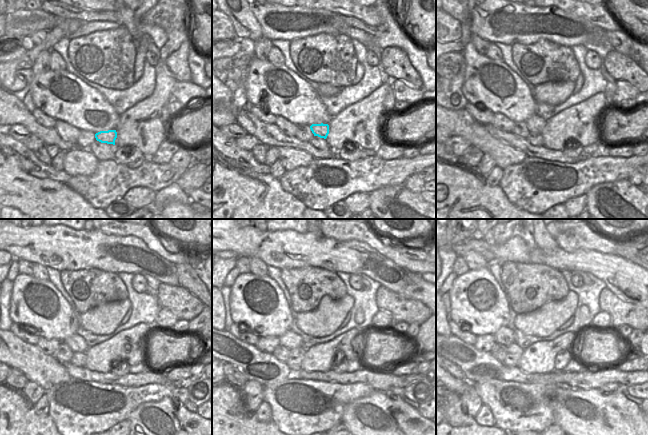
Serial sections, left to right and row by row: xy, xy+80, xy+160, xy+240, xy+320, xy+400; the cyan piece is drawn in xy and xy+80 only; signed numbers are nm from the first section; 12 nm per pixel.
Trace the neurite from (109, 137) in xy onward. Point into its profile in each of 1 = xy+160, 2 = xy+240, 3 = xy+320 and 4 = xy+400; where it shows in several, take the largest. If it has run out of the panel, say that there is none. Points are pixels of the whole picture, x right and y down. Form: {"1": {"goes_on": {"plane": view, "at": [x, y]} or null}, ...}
{"1": {"goes_on": {"plane": "xy+160", "at": [535, 123]}}, "2": {"goes_on": {"plane": "xy+240", "at": [77, 344]}}, "3": {"goes_on": {"plane": "xy+320", "at": [290, 339]}}, "4": {"goes_on": {"plane": "xy+400", "at": [505, 336]}}}

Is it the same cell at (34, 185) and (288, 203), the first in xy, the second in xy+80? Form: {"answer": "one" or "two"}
{"answer": "one"}

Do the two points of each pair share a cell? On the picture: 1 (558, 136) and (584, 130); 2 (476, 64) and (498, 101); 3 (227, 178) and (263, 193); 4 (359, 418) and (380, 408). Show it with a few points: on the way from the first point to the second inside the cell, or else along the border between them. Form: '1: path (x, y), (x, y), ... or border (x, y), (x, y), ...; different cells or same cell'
1: path (564, 130), (578, 130); same cell
2: path (471, 73), (470, 76), (474, 77), (488, 91); same cell
3: path (236, 187), (242, 193), (254, 193); same cell
4: path (364, 418), (370, 418), (375, 413); same cell

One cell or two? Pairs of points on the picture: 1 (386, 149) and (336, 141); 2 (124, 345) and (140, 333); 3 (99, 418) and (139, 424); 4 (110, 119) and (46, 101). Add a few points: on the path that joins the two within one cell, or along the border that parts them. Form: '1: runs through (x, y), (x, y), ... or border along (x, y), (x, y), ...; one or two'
1: border along (383, 141), (374, 150); two
2: runs through (128, 342), (136, 334); one
3: border along (143, 402), (127, 419); two
4: runs through (94, 113), (75, 102), (62, 101); one

